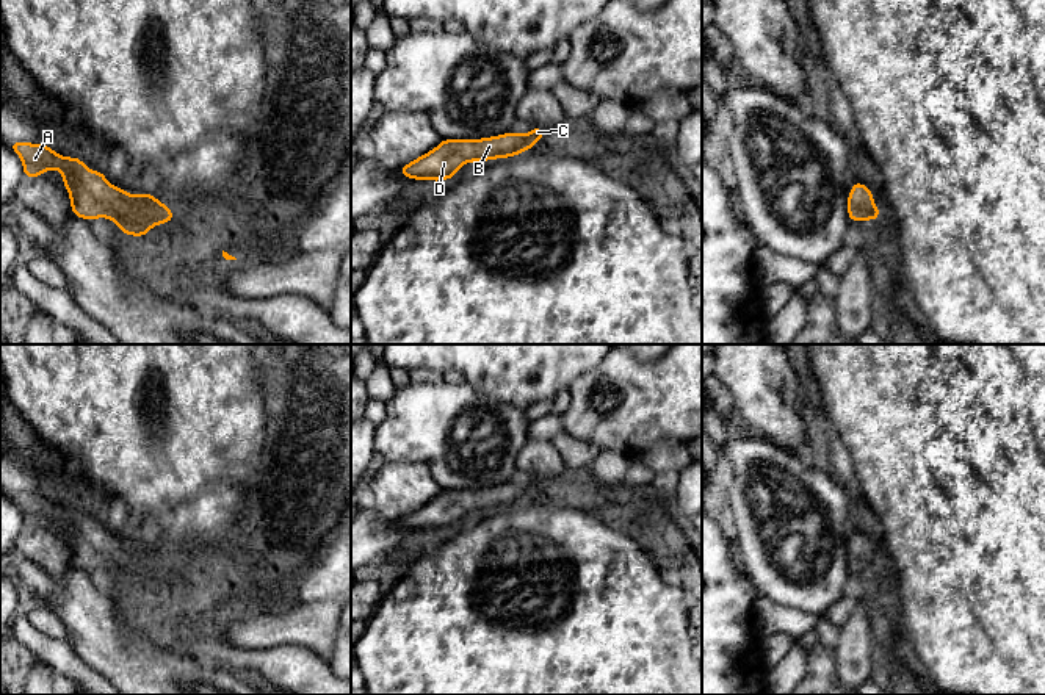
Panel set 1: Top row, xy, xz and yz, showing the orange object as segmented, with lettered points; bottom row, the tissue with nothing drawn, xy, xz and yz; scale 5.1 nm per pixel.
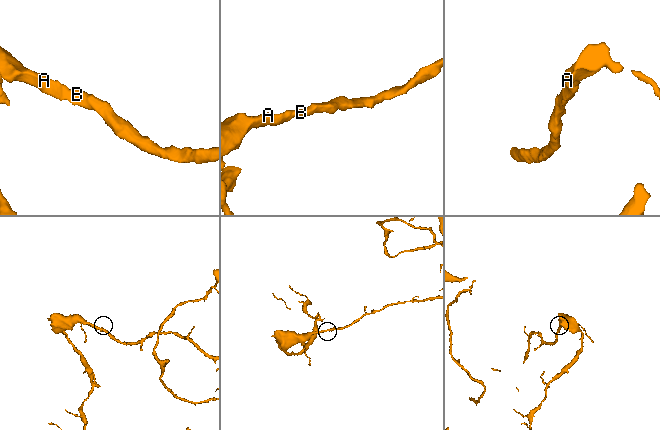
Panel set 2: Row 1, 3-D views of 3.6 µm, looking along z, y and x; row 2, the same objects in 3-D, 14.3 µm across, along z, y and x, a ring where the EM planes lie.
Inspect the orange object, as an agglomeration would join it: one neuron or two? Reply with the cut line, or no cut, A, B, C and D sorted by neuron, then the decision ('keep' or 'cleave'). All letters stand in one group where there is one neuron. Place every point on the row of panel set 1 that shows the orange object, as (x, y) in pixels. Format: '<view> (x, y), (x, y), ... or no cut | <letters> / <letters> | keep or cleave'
no cut | A B C D | keep

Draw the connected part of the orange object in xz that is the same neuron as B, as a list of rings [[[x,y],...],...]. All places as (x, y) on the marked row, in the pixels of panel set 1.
[[[533,127],[533,131],[526,135],[508,131],[484,139],[443,139],[434,150],[398,167],[398,171],[412,180],[448,180],[456,175],[464,163],[519,155],[534,147],[544,133],[542,128]]]

